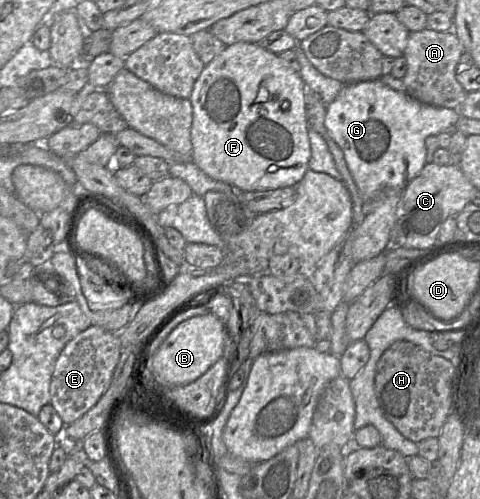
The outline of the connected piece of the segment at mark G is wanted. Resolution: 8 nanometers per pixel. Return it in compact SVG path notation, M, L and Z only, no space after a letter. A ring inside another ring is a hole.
M380 79L345 84L333 102L327 105L325 127L343 151L349 171L364 199L385 192L402 192L426 164L425 139L430 135L453 131L461 114L457 109L436 107L396 91Z

